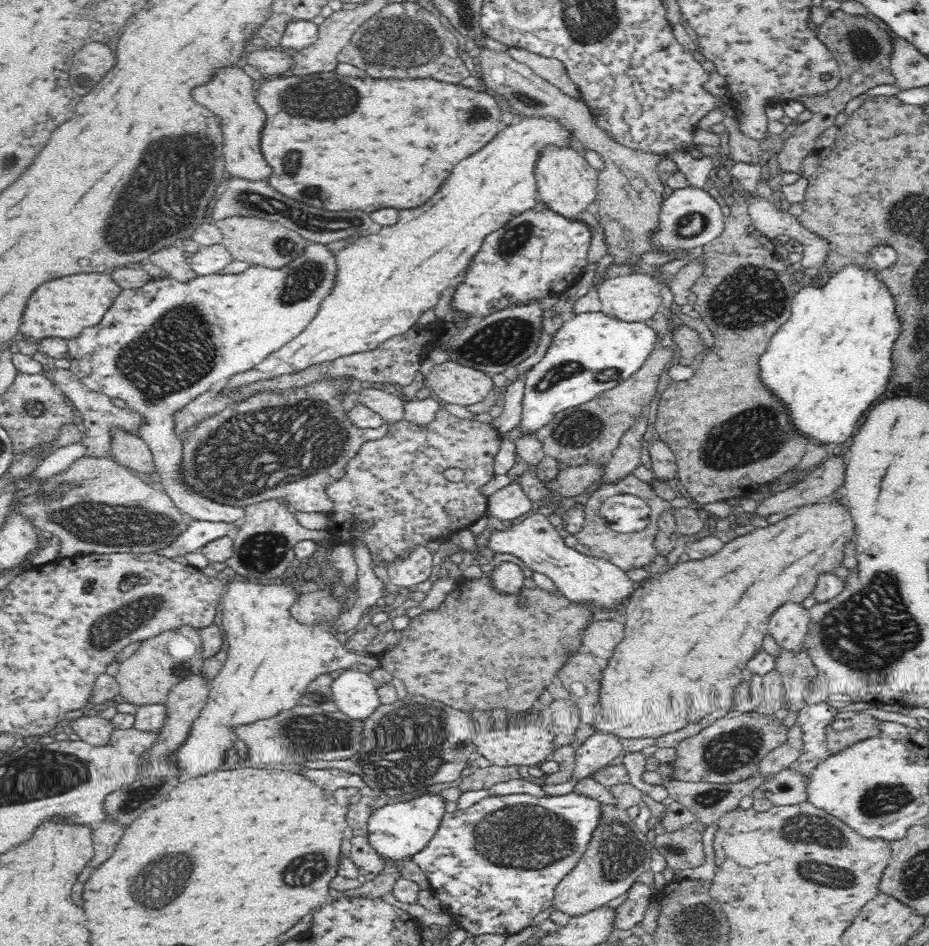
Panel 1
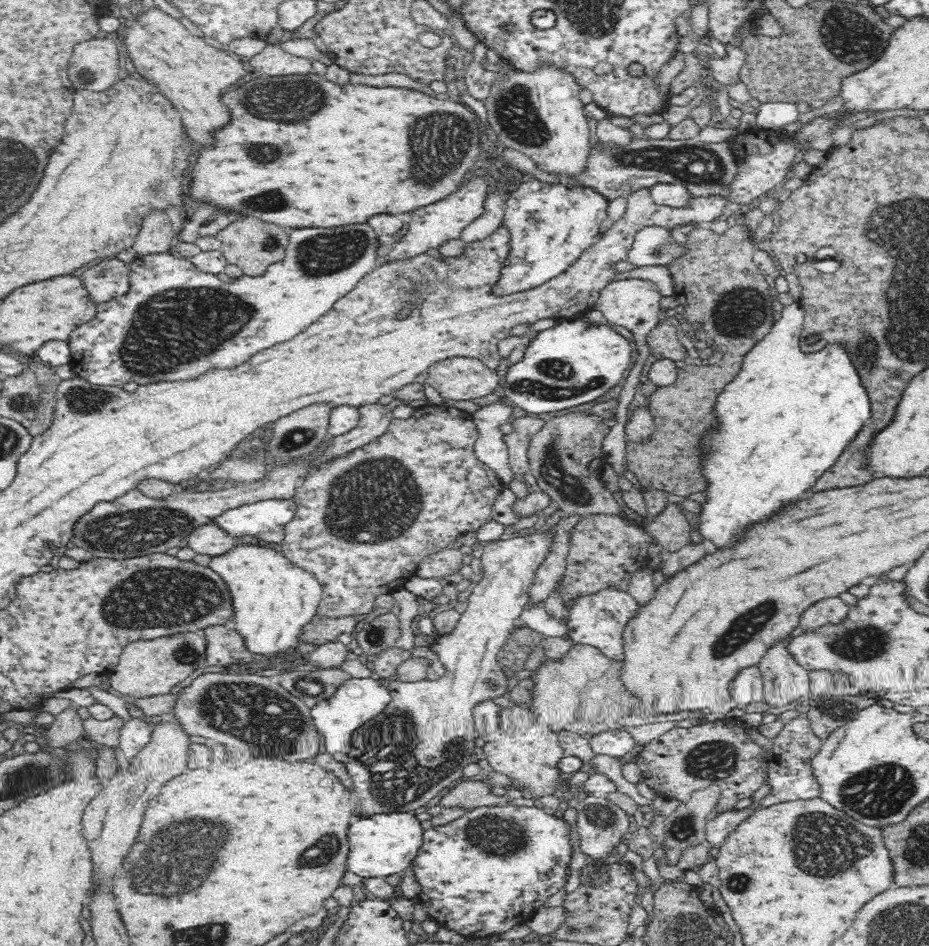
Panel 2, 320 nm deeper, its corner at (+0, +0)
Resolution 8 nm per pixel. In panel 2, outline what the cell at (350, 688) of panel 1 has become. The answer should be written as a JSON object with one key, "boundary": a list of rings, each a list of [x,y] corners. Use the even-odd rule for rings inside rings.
{"boundary":[[[375,676],[369,678],[351,678],[338,688],[334,695],[315,704],[312,708],[312,717],[316,721],[318,732],[323,737],[325,752],[346,753],[351,745],[354,731],[364,723],[370,722],[376,714],[380,714],[390,702],[391,694],[384,681]]]}

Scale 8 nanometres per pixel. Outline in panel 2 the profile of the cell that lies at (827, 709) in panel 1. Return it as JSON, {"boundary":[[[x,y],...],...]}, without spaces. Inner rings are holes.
{"boundary":[[[797,716],[784,724],[778,736],[774,738],[772,760],[766,765],[766,779],[769,793],[764,804],[778,804],[790,801],[803,801],[819,796],[819,785],[813,779],[812,758],[820,752],[823,741],[814,734],[810,719]]]}

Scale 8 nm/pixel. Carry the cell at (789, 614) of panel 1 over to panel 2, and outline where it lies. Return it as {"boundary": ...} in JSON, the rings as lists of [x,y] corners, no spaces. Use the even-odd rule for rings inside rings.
{"boundary":[[[790,636],[772,643],[759,663],[763,675],[764,695],[774,706],[812,696],[811,673],[790,653]]]}

